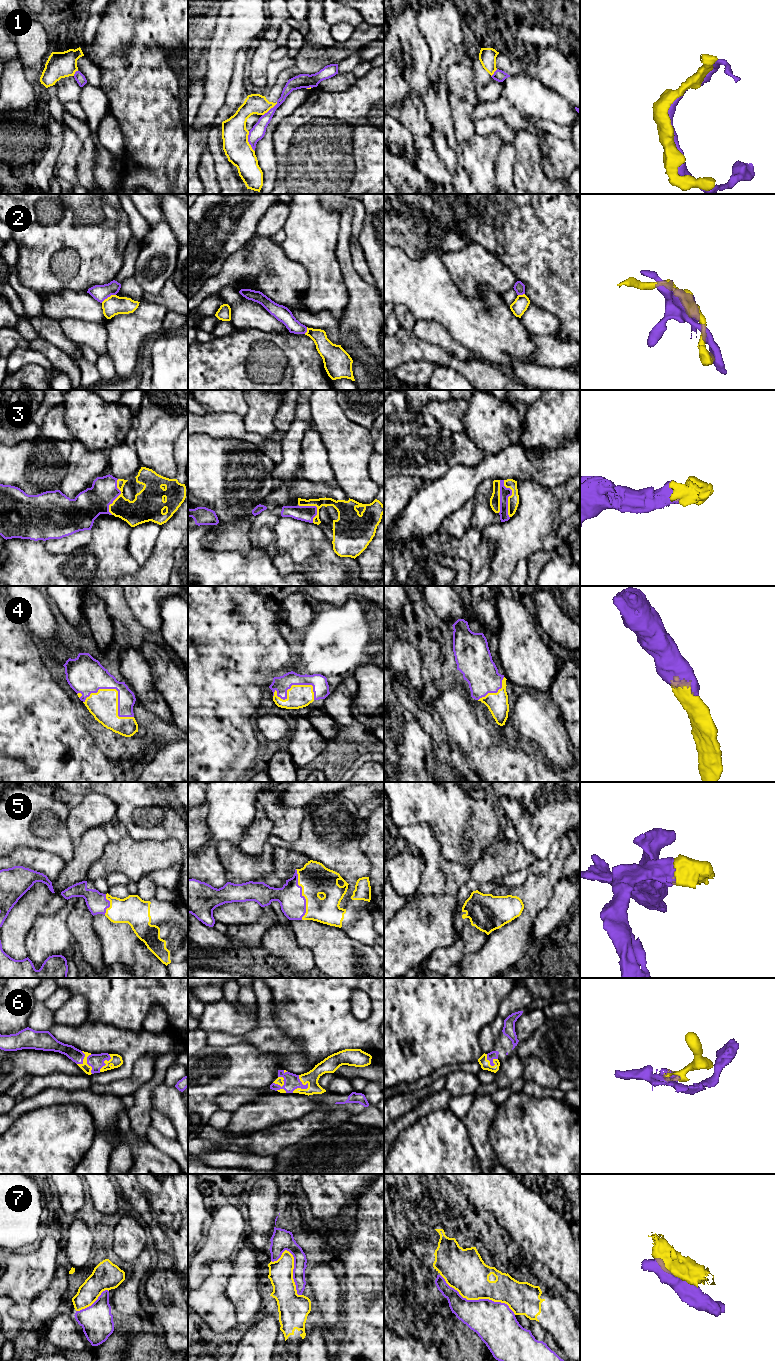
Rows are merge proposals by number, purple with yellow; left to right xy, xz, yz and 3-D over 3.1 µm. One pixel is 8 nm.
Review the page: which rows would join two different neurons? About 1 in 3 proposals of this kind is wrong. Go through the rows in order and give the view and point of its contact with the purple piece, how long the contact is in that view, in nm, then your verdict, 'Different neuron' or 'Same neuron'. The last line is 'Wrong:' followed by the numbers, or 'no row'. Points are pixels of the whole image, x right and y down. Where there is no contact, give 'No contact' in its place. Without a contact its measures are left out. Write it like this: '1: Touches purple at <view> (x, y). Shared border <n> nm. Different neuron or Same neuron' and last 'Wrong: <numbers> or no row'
1: Touches purple at xz (248, 141). Shared border 180 nm. Different neuron
2: Touches purple at xy (108, 296). Shared border 140 nm. Different neuron
3: Touches purple at yz (507, 498). Shared border 300 nm. Same neuron
4: Touches purple at xy (118, 694). Shared border 420 nm. Same neuron
5: Touches purple at xz (301, 894). Shared border 420 nm. Same neuron
6: Touches purple at xy (87, 1062). Shared border 200 nm. Same neuron
7: Touches purple at yz (477, 1300). Shared border 700 nm. Different neuron
Wrong: 1, 2, 7

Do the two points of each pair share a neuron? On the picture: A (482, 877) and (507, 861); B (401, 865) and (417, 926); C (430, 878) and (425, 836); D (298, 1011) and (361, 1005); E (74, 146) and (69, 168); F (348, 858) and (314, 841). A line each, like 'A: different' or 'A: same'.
A: same
B: different
C: same
D: different
E: same
F: same

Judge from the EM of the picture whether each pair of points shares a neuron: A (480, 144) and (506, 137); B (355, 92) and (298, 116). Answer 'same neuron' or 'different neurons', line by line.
A: different neurons
B: same neuron

